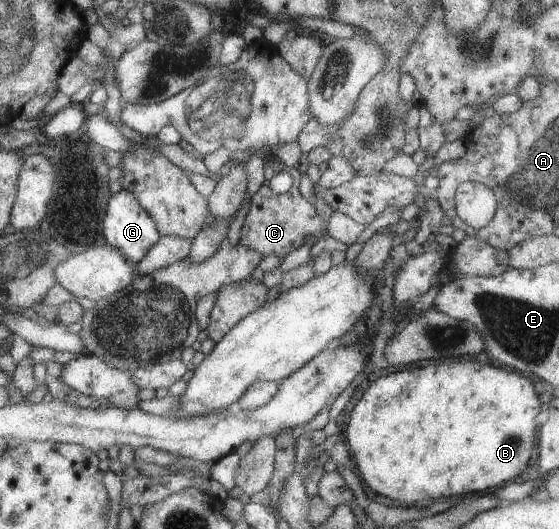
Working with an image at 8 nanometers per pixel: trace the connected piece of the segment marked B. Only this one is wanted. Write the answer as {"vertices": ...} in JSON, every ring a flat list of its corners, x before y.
{"vertices":[[463,357,458,359,449,359,447,363,439,365,428,364,425,367,398,370,391,375,379,377,375,379,365,393,359,399,356,399,351,411,345,437,347,438,347,447,349,453,353,457,355,467,361,475,365,485,369,489,373,489,378,495,384,495,399,501,406,506,425,506,433,500,453,497,453,495,466,495,467,493,479,493,491,487,501,486,501,483,509,482,515,475,519,475,519,471,523,471,523,467,527,465,529,457,531,457,531,449,533,449,533,417,535,413,539,413,539,399,533,391,533,385,527,377,519,375,519,372,505,371,499,367,485,363,479,358]]}

